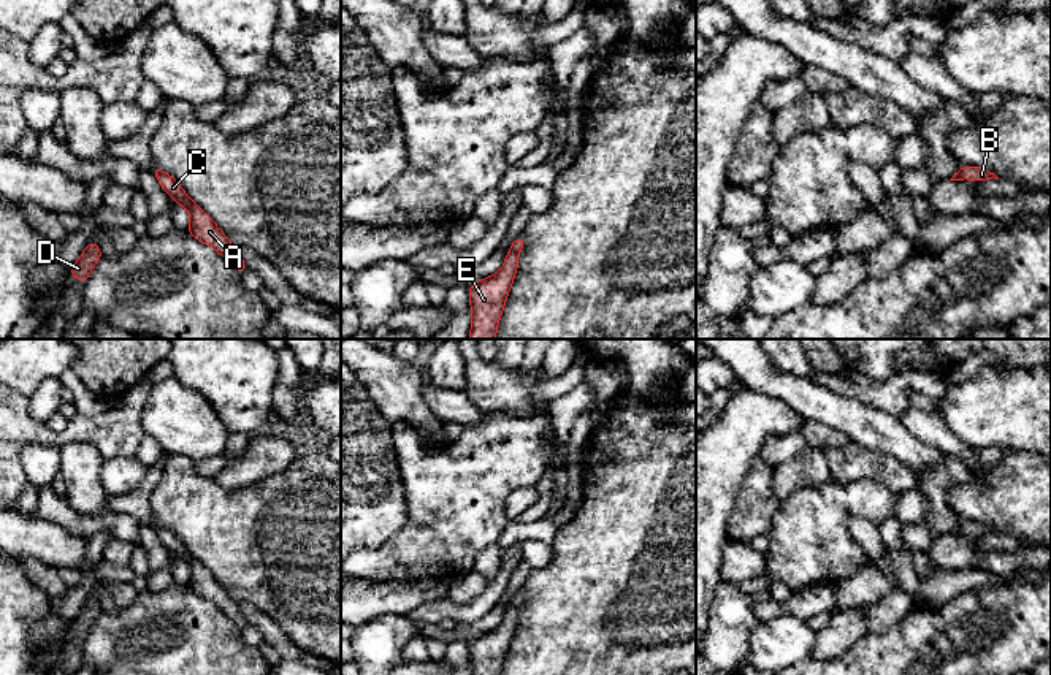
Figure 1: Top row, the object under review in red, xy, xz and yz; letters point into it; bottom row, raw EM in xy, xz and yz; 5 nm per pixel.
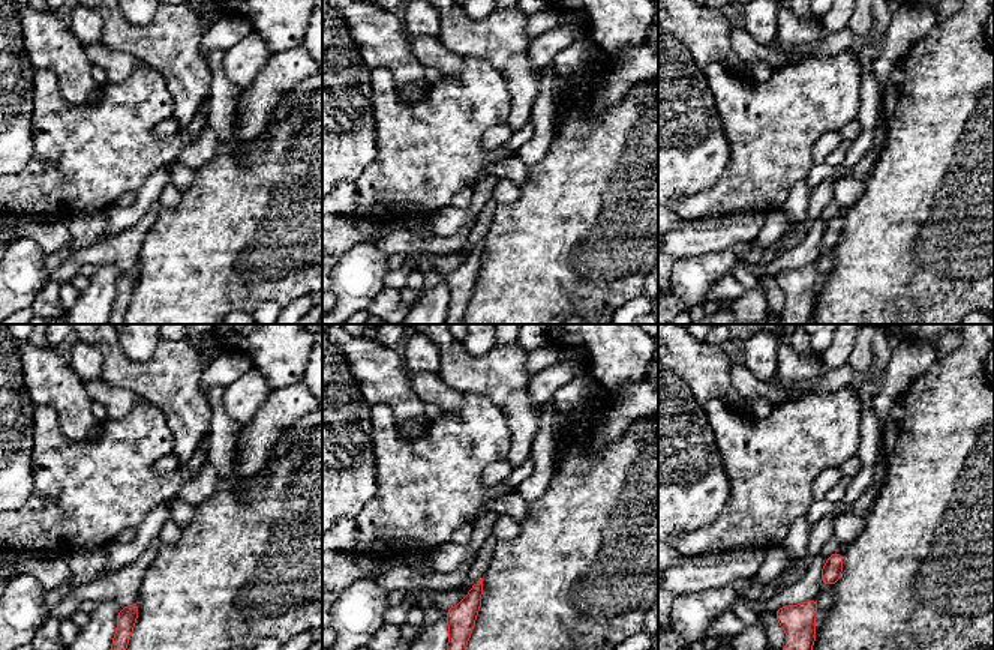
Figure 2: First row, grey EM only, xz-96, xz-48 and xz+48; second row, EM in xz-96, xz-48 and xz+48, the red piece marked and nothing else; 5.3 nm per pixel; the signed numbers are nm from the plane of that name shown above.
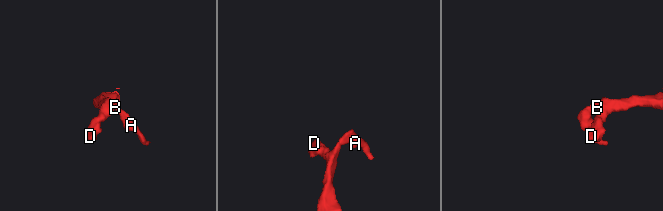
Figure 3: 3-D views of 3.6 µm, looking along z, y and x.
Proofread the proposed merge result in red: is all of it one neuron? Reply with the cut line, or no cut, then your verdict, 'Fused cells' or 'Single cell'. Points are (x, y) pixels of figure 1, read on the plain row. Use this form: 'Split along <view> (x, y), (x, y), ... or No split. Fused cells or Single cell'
No split. Single cell

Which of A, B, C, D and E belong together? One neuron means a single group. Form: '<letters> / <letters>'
A B C D E

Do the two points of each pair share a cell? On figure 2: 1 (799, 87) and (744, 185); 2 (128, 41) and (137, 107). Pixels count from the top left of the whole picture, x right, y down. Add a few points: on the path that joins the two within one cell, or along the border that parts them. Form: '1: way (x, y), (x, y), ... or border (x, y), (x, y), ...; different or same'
1: way (789, 111), (771, 129), (771, 150), (766, 161); same
2: border (141, 60), (153, 66), (167, 86); different

